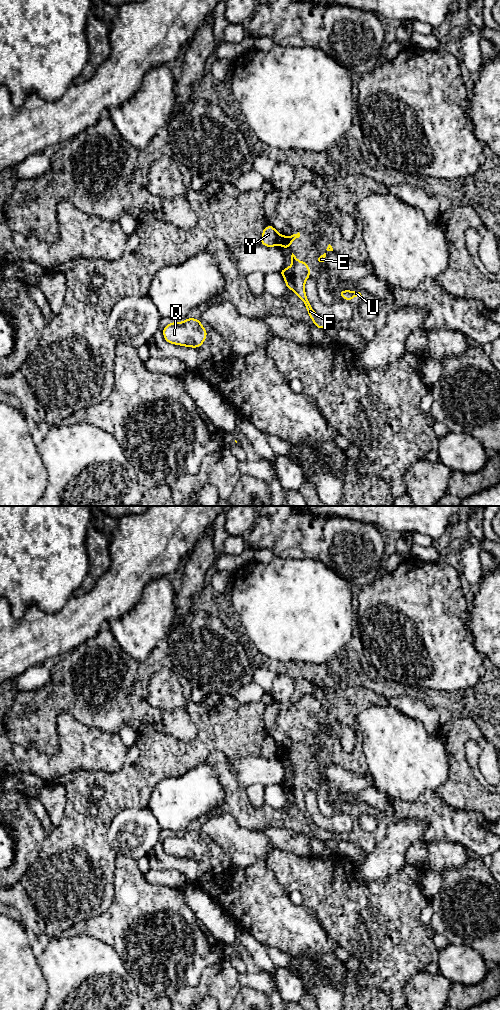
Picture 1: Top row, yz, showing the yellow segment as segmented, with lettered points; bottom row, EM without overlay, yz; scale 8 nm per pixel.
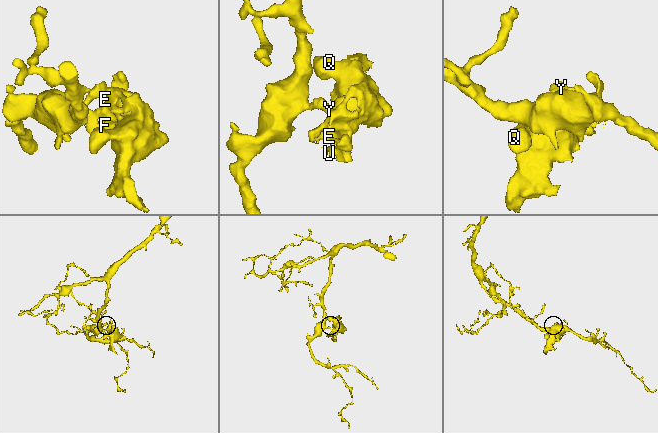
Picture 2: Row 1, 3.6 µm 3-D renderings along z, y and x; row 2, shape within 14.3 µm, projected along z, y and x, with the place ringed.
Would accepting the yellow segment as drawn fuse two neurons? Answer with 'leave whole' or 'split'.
split

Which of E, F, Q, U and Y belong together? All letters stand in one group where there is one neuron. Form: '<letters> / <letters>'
E F Q U / Y

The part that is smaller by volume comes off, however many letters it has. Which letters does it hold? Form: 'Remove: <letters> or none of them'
Remove: E, F, Q, U

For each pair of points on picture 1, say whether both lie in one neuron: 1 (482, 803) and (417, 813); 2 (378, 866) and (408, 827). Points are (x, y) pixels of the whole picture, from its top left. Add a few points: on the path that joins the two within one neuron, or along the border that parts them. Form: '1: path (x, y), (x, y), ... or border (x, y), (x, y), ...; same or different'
1: border (432, 791), (449, 810), (470, 812); different
2: path (388, 856), (399, 837); same

